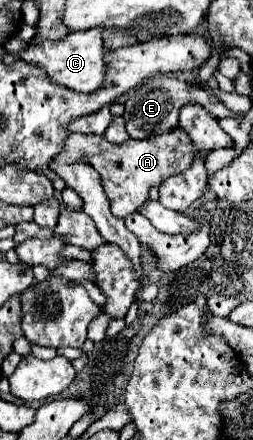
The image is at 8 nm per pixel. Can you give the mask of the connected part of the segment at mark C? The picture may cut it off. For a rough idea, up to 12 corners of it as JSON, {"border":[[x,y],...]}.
{"border":[[102,29],[32,39],[18,59],[50,83],[104,83]]}

